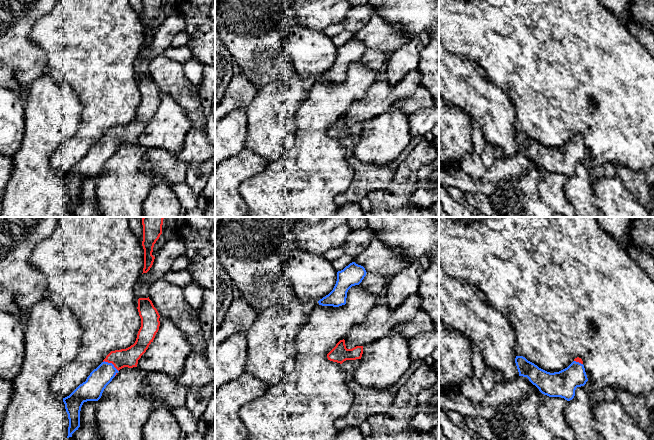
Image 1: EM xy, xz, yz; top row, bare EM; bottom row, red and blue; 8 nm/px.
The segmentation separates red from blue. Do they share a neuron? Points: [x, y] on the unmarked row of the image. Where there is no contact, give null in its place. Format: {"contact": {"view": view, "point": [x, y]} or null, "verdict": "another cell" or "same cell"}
{"contact": {"view": "xy", "point": [111, 138]}, "verdict": "same cell"}

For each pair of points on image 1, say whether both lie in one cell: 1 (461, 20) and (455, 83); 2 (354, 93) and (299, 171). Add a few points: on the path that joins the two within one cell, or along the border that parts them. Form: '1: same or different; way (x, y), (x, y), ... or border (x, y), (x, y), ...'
1: different; border (449, 51), (460, 54), (479, 65)
2: same; way (333, 108), (311, 130), (311, 150)

